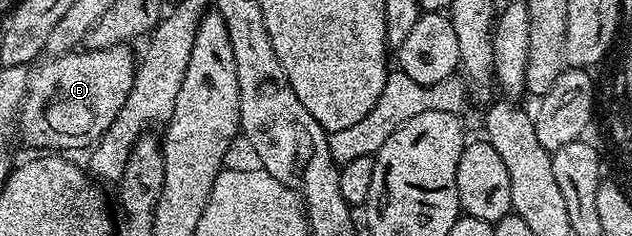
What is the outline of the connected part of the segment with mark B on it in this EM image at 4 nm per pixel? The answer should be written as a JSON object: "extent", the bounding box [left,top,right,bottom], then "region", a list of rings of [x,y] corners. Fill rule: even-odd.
{"extent":[16,44,136,152],"region":[[[119,44],[113,46],[111,50],[82,48],[77,52],[47,57],[45,59],[47,62],[39,61],[30,70],[28,88],[16,123],[20,138],[23,138],[34,152],[70,152],[66,150],[82,149],[85,151],[93,147],[112,124],[112,120],[116,120],[120,108],[124,108],[128,92],[132,92],[136,54],[134,58],[133,52],[128,47],[129,45]]]}

